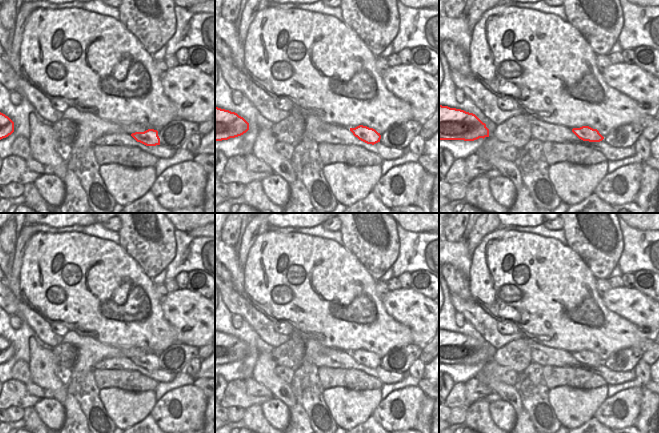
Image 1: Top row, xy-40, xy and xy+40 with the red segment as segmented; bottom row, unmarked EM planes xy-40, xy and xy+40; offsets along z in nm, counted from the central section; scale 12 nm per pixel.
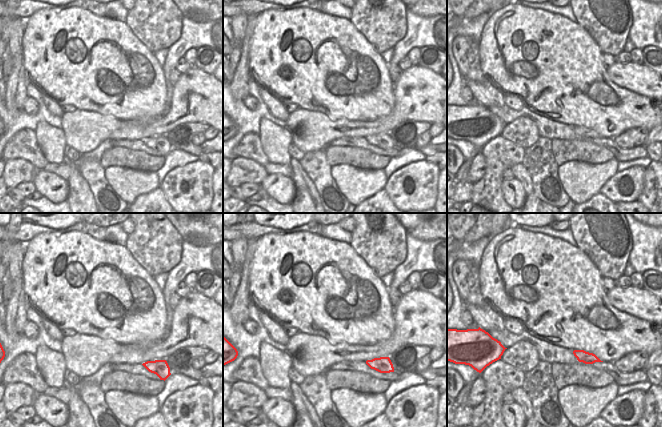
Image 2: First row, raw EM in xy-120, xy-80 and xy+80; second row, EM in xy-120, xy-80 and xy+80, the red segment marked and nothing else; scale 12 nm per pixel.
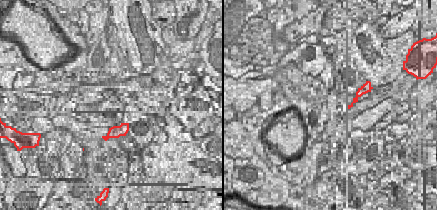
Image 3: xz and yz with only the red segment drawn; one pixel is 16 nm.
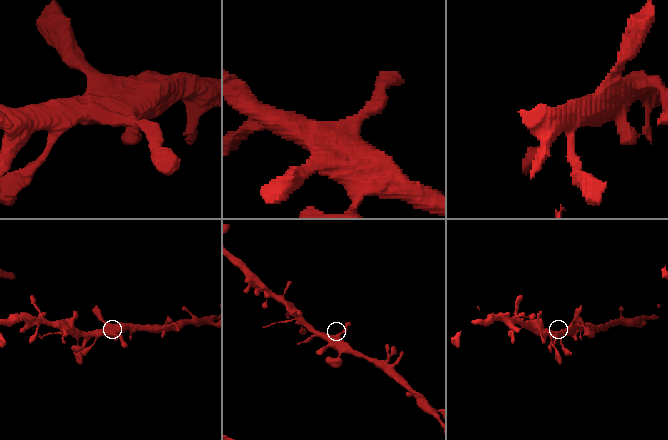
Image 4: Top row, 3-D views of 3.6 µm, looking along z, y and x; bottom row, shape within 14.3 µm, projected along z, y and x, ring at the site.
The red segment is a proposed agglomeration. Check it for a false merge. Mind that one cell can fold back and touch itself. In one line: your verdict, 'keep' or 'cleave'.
keep

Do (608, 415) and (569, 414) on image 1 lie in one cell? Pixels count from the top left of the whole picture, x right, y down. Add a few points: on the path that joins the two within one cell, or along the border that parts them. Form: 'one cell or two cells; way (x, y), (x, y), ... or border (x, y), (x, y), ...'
two cells; border (608, 397), (592, 416)

